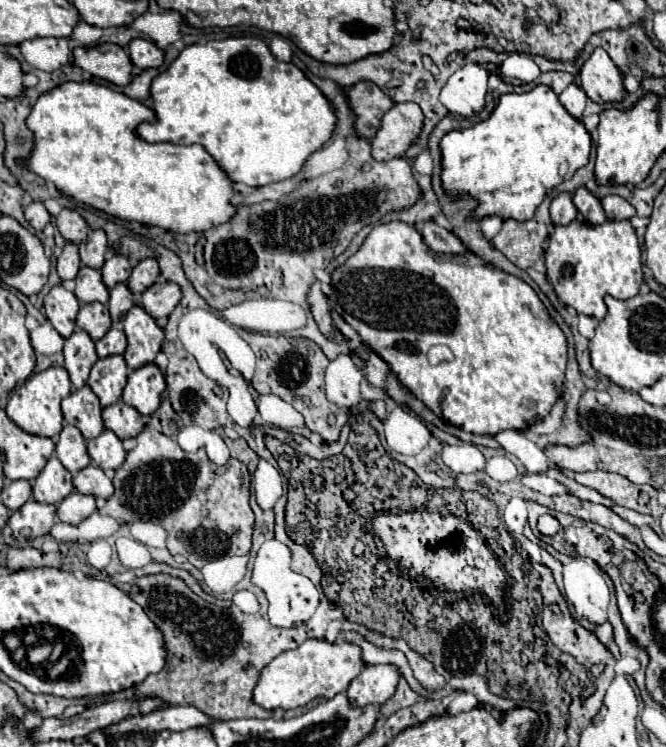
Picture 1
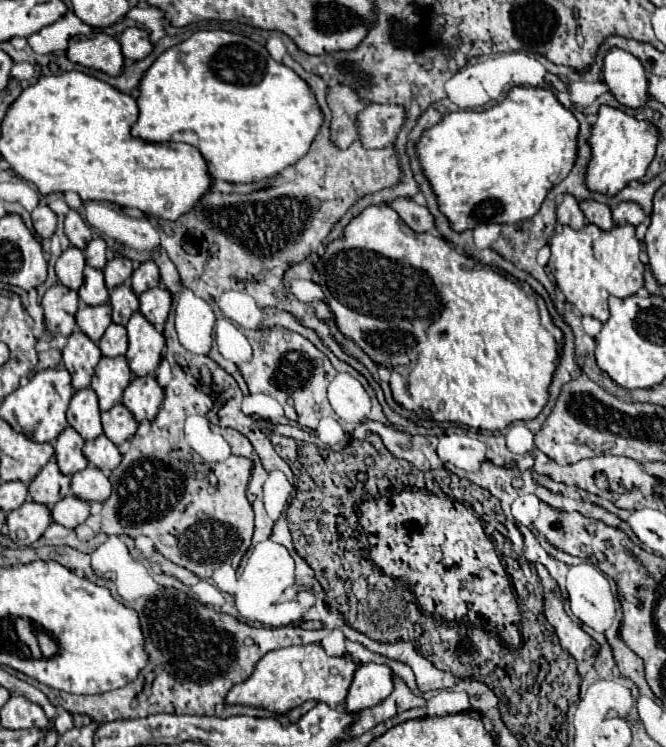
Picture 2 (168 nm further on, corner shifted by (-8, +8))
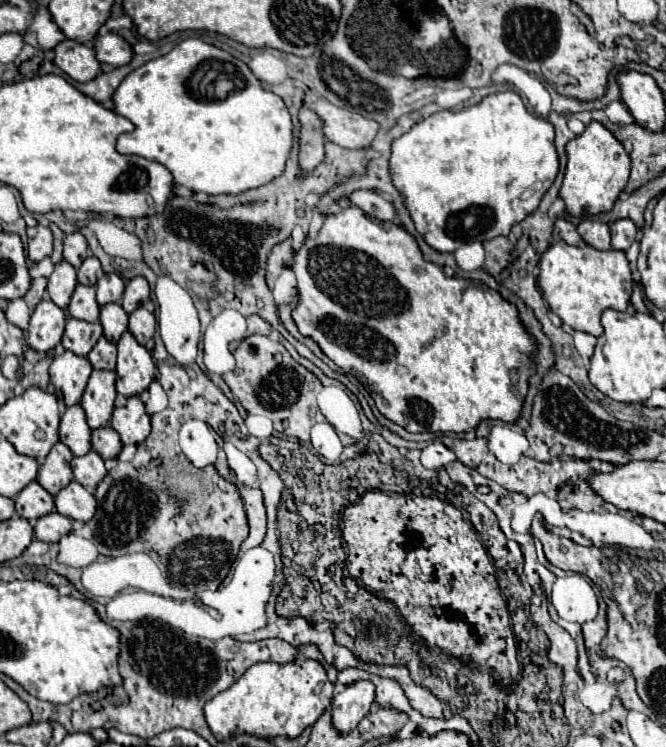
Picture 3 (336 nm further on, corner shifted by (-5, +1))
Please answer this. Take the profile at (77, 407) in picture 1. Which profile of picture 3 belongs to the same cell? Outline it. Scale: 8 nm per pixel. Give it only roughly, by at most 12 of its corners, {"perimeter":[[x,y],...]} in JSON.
{"perimeter":[[80,405],[66,407],[58,433],[74,455],[92,449]]}

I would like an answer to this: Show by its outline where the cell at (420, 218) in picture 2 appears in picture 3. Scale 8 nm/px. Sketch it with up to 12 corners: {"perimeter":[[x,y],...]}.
{"perimeter":[[356,191],[350,201],[370,217],[396,219],[394,205],[374,191]]}

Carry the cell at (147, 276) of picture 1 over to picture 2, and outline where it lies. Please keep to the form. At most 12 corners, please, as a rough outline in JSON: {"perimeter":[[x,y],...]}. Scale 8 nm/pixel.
{"perimeter":[[143,262],[131,276],[137,296],[159,284],[159,268]]}

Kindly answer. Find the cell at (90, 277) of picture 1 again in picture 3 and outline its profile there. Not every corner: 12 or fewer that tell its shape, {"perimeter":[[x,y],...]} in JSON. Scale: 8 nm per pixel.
{"perimeter":[[76,285],[70,317],[98,321],[96,289]]}

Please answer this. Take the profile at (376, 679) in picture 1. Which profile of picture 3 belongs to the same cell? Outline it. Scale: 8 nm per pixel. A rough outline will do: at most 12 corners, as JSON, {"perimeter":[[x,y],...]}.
{"perimeter":[[356,681],[332,699],[332,719],[352,731],[376,701],[372,681]]}

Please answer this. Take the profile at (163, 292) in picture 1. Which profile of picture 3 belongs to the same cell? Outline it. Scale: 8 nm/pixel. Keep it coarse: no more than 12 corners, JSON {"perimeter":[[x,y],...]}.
{"perimeter":[[146,307],[130,313],[128,329],[148,345],[156,333],[156,315]]}

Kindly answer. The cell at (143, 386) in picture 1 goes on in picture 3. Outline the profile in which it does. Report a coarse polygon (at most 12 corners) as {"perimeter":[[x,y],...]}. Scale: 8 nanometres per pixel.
{"perimeter":[[138,395],[114,409],[110,425],[124,445],[150,435],[150,415]]}

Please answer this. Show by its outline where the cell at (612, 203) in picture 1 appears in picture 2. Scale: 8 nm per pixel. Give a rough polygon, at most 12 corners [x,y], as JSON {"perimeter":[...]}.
{"perimeter":[[635,202],[613,208],[613,222],[639,226],[645,212]]}

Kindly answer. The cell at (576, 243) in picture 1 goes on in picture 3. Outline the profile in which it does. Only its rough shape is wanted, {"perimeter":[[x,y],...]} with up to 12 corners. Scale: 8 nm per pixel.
{"perimeter":[[552,243],[538,285],[570,329],[602,335],[626,311],[632,271],[620,249]]}

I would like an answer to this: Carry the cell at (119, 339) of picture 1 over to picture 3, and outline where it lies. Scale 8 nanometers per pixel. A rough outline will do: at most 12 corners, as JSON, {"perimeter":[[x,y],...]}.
{"perimeter":[[102,337],[88,359],[94,369],[114,369],[118,349]]}

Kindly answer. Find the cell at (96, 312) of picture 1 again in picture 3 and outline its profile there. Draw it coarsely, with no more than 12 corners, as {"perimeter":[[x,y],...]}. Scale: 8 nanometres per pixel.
{"perimeter":[[70,317],[62,345],[88,355],[102,337],[100,323]]}

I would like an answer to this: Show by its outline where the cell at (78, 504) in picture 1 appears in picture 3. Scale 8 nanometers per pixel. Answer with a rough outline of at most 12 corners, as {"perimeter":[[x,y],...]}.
{"perimeter":[[52,511],[36,521],[40,541],[58,543],[74,519]]}

